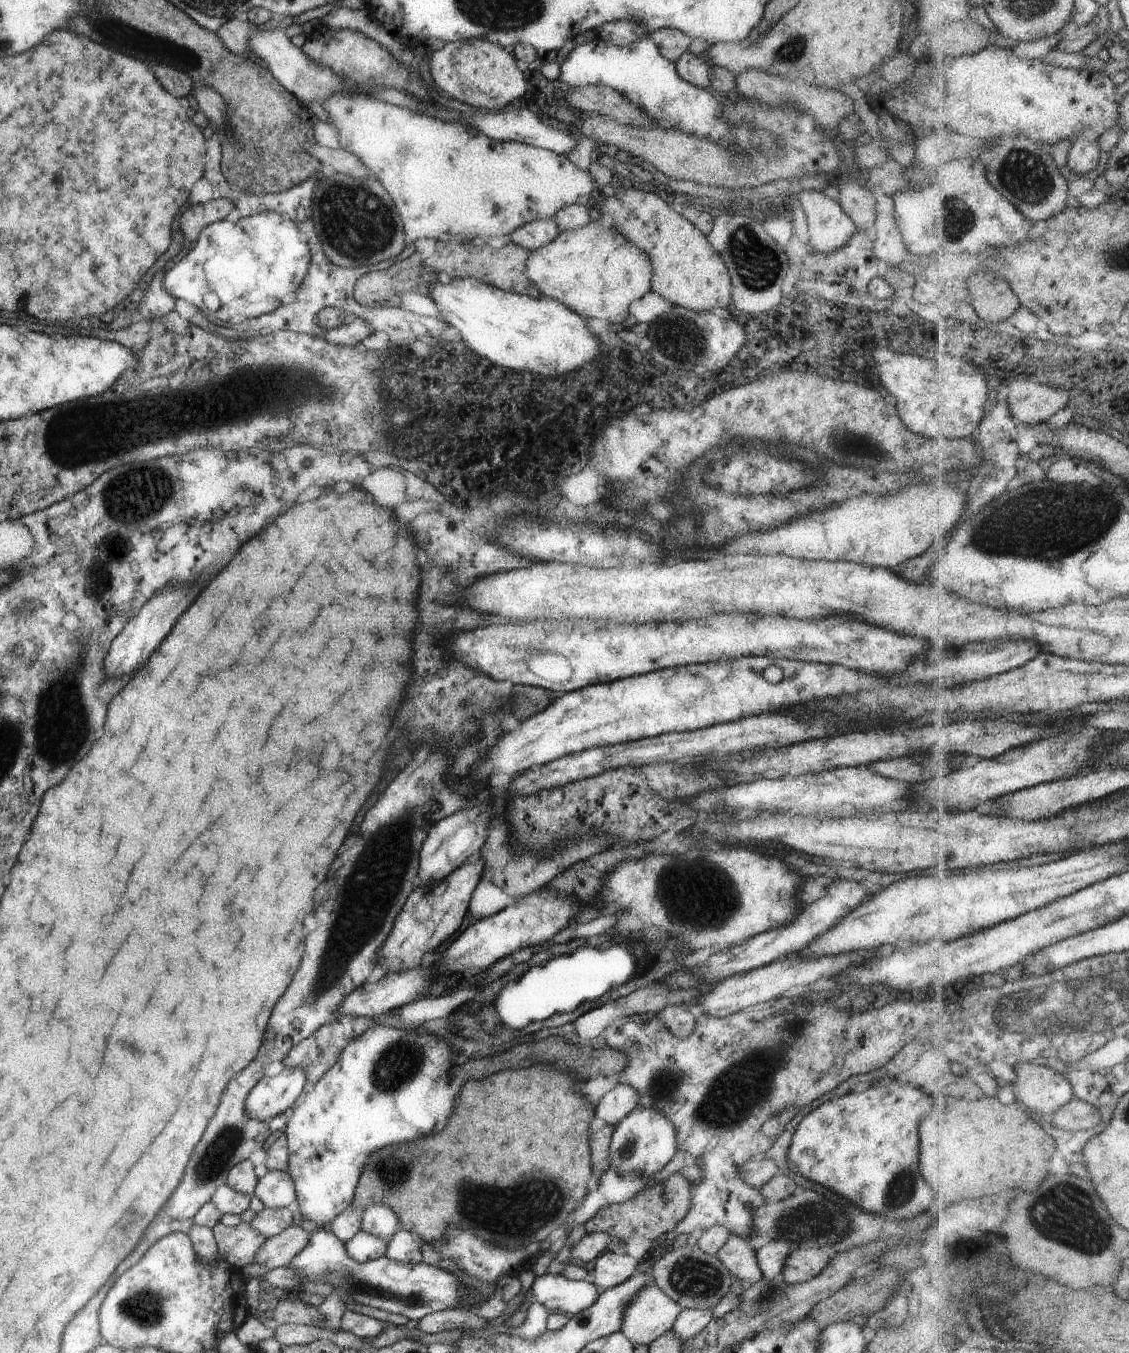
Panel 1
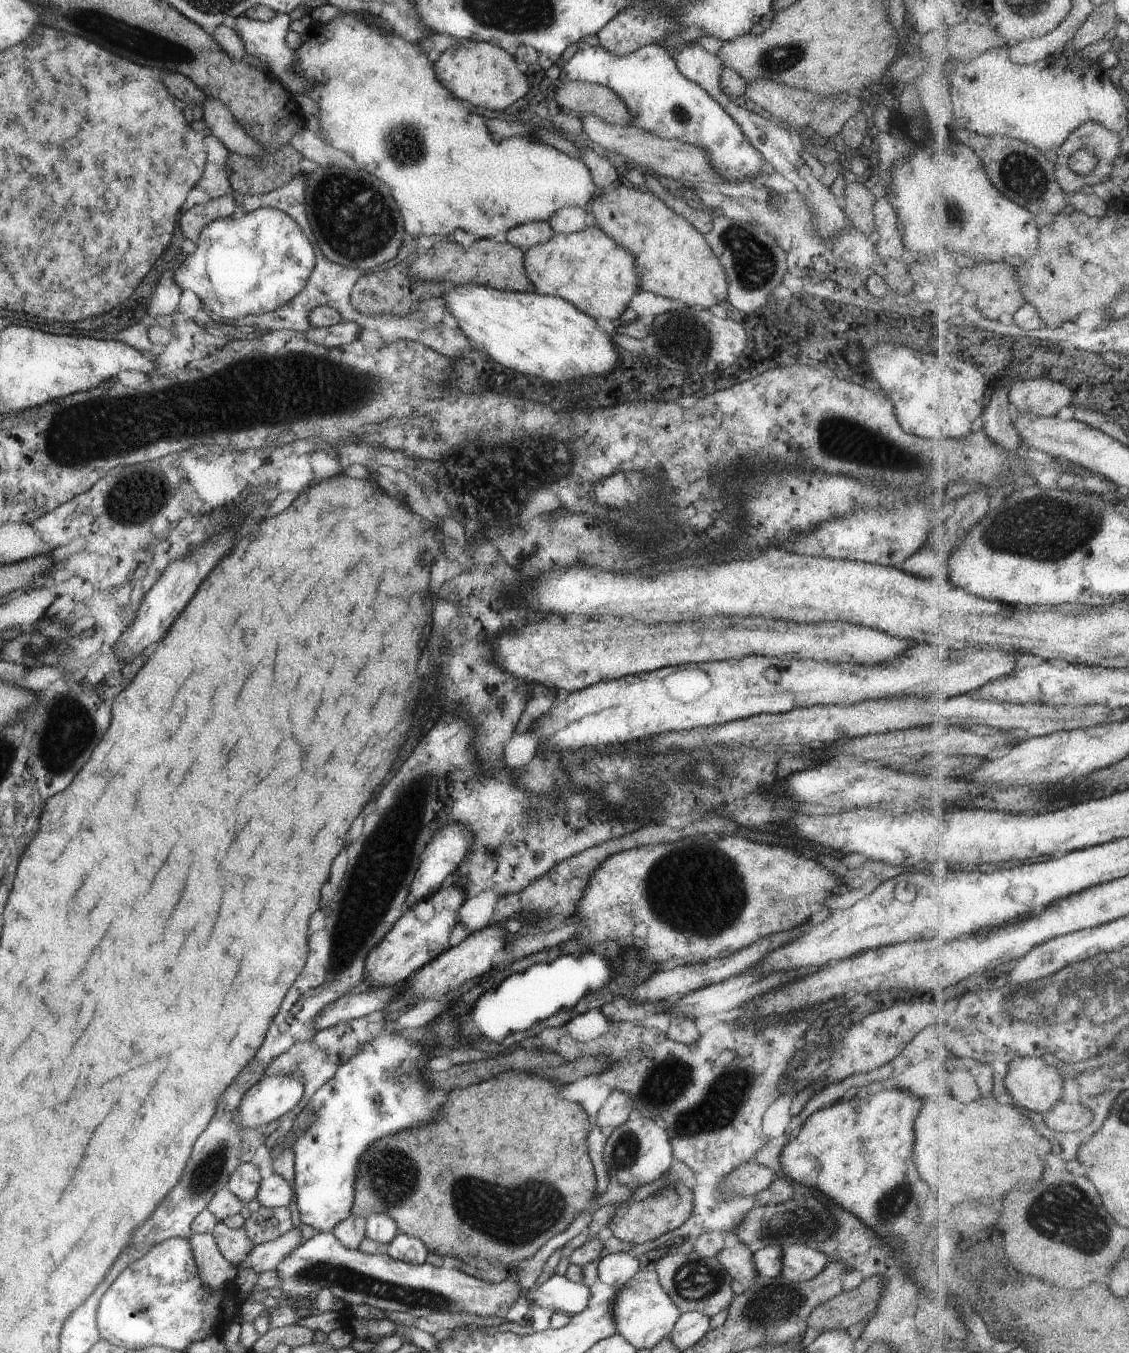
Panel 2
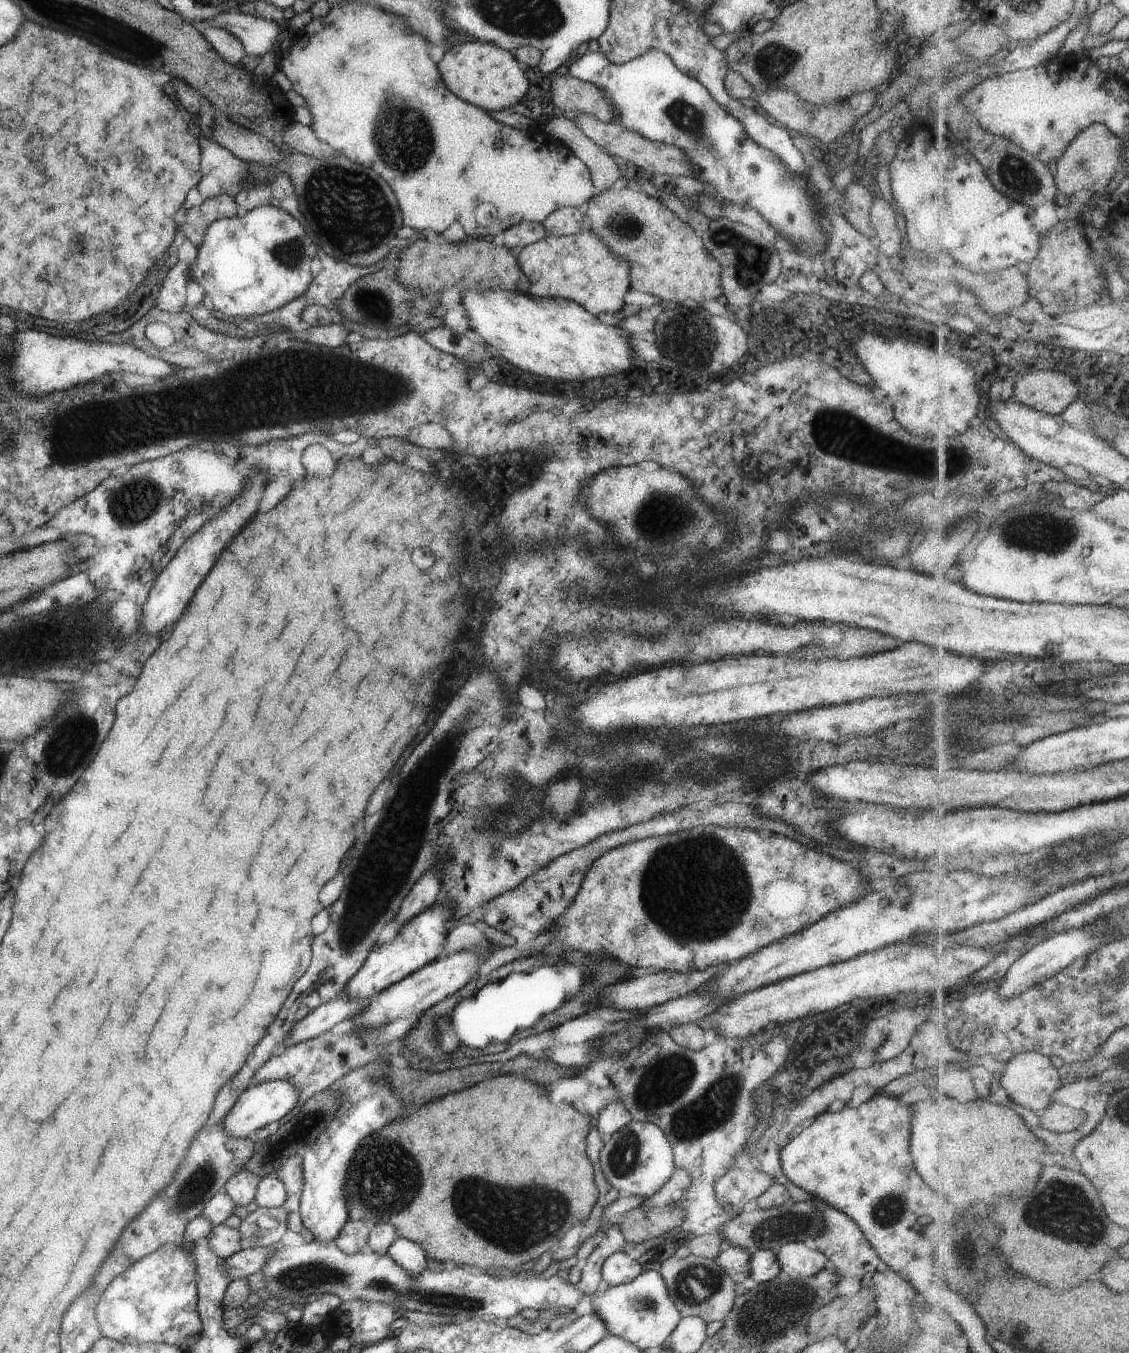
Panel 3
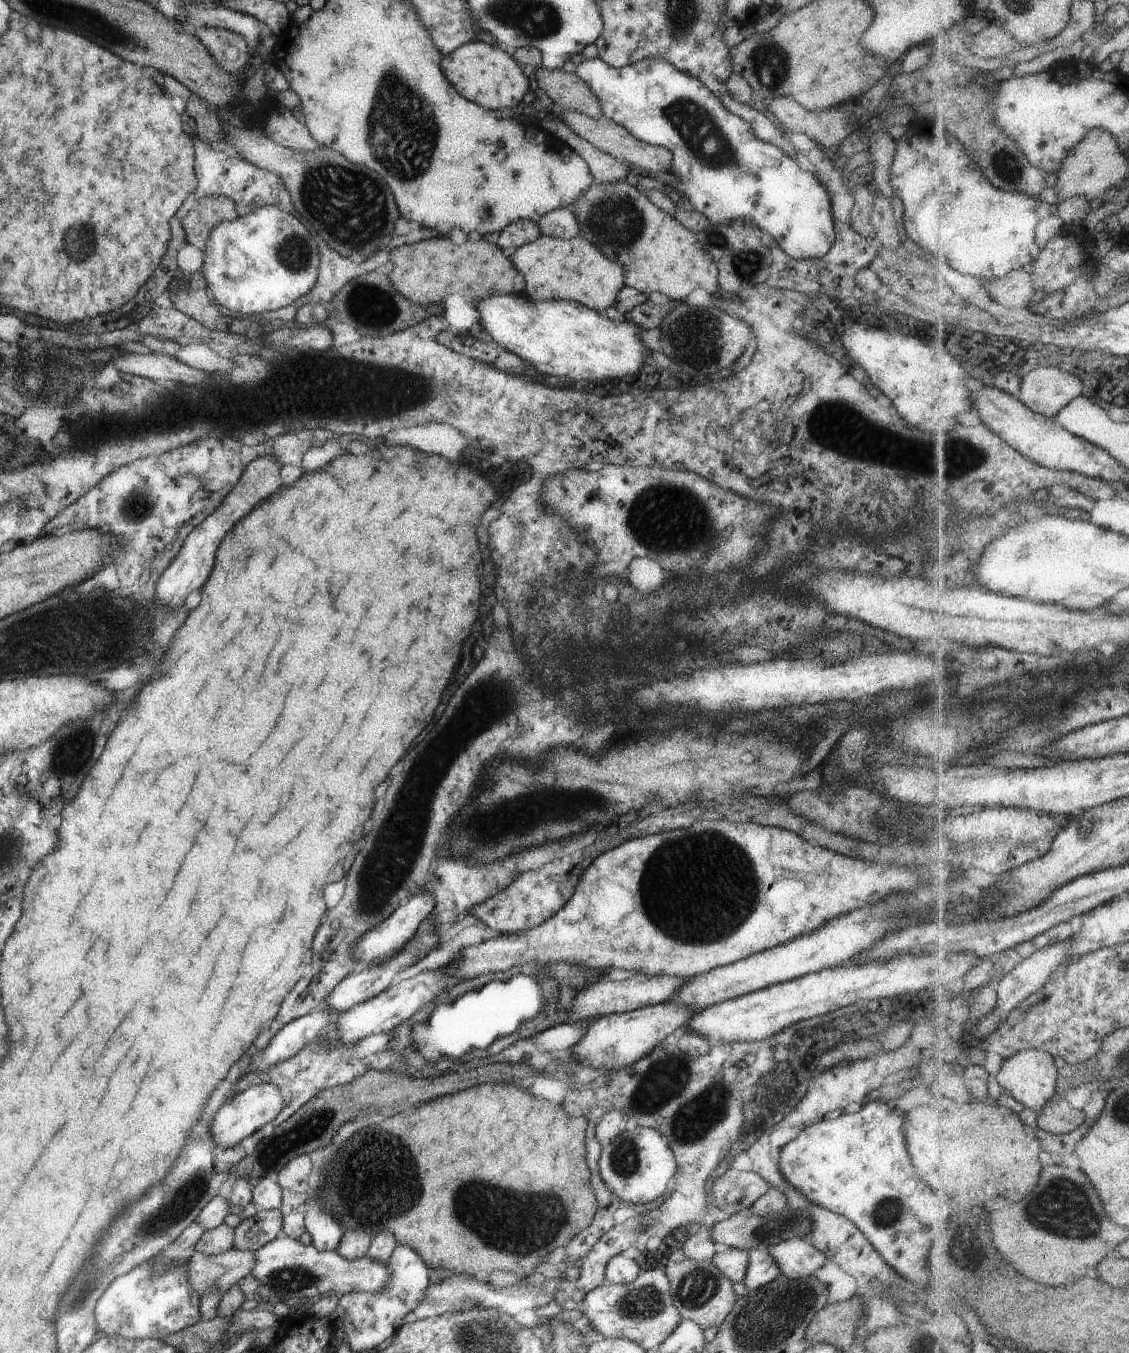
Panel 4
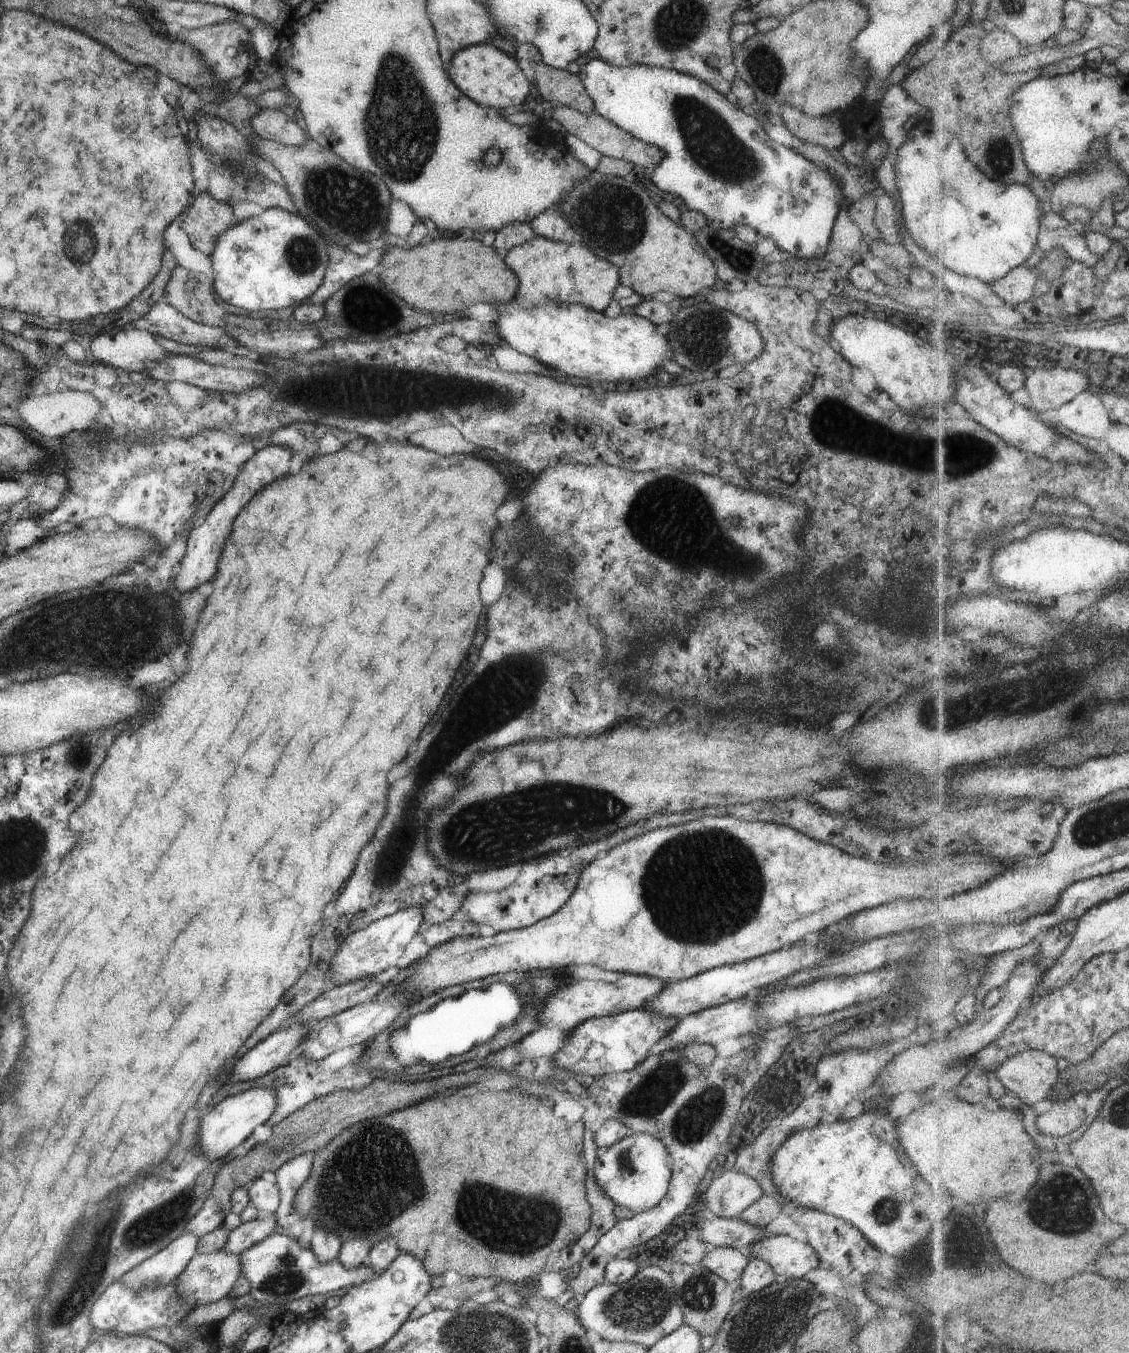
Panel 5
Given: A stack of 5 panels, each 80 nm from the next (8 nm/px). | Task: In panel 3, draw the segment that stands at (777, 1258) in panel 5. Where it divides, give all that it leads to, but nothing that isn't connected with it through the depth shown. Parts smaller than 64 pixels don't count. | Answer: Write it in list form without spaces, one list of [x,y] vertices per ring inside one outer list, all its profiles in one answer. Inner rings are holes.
[[[788,1242],[774,1251],[780,1270],[789,1278],[801,1279],[817,1274],[827,1263],[827,1258],[817,1249],[809,1249],[802,1242]]]

